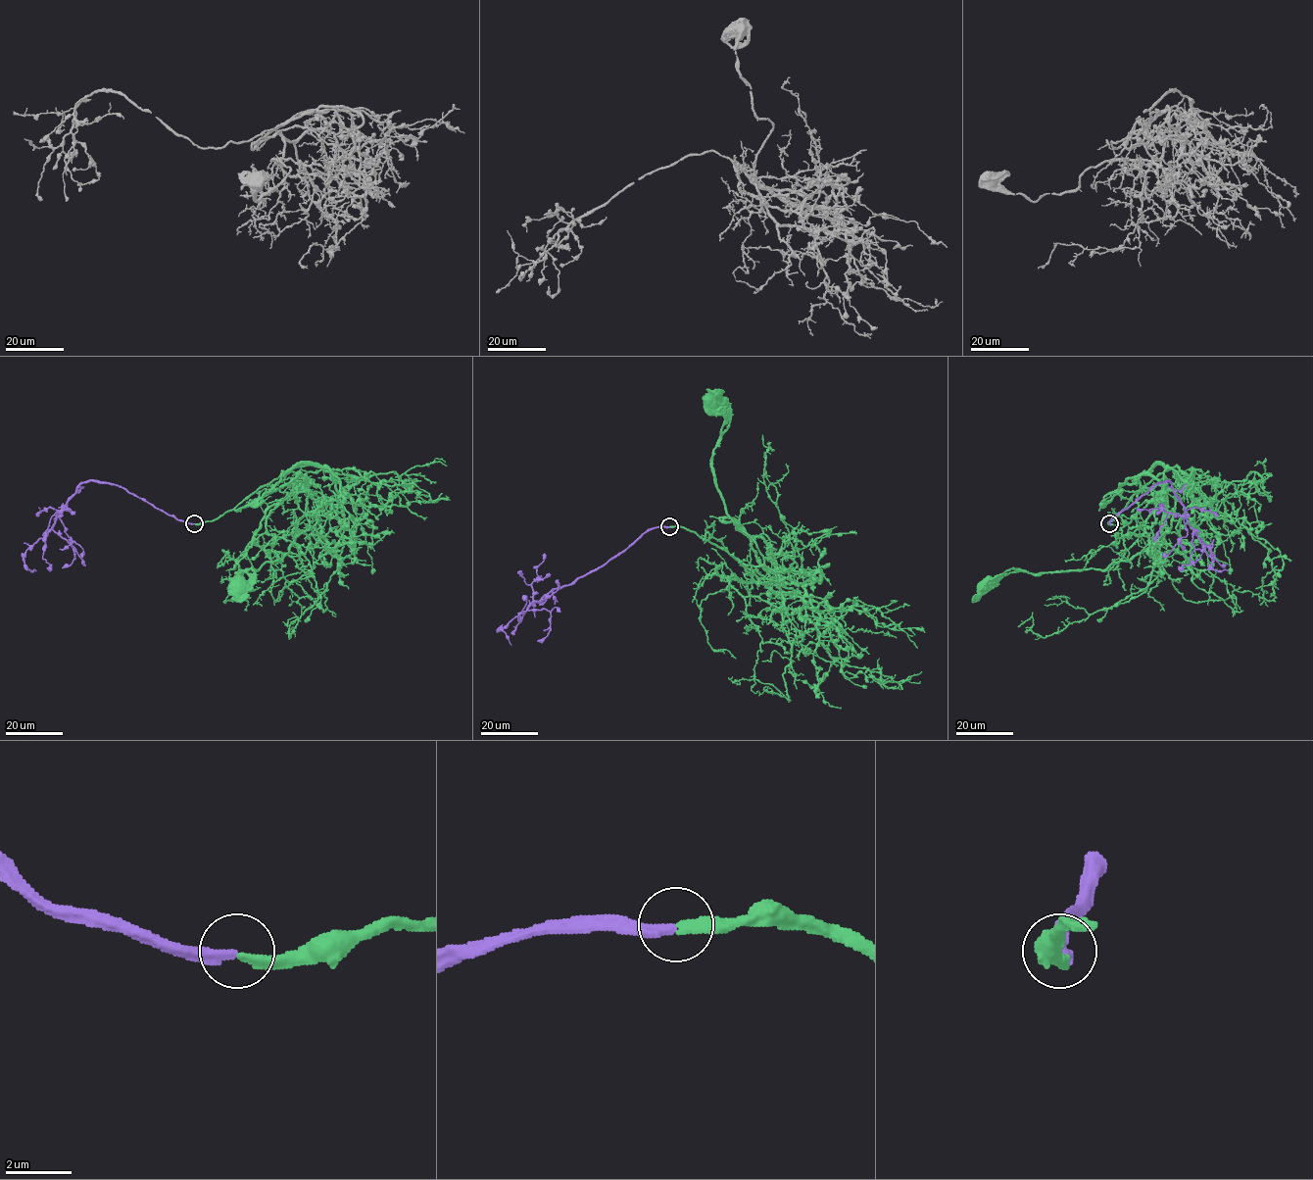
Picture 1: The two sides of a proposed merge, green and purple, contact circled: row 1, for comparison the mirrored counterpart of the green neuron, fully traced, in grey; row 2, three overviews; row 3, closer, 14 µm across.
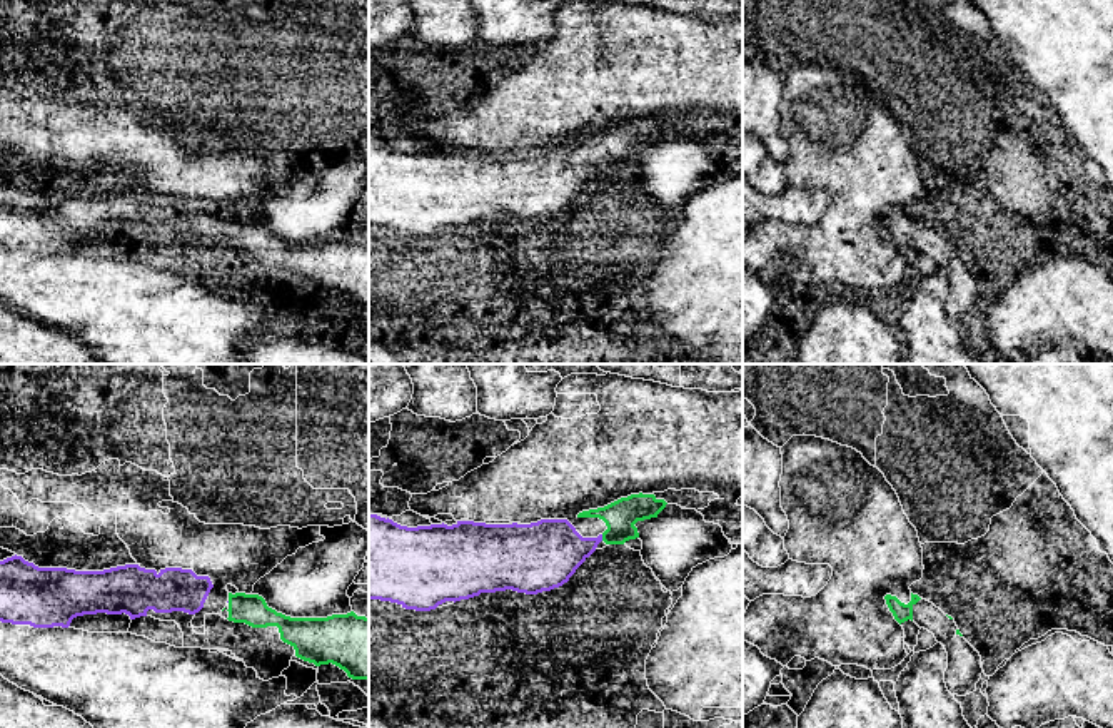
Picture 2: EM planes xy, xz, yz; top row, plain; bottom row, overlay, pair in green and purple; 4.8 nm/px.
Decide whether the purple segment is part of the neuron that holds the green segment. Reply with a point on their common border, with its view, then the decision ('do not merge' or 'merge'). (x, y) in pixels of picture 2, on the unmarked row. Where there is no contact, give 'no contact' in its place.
xz (603, 164) | merge

